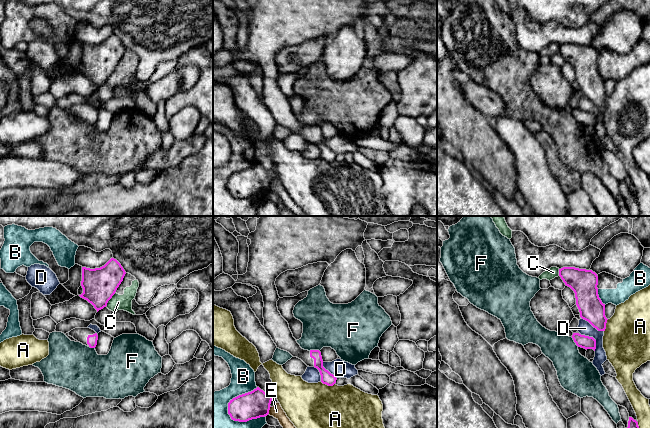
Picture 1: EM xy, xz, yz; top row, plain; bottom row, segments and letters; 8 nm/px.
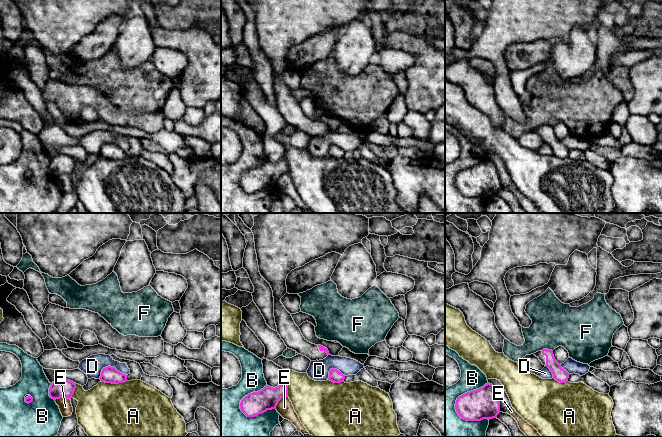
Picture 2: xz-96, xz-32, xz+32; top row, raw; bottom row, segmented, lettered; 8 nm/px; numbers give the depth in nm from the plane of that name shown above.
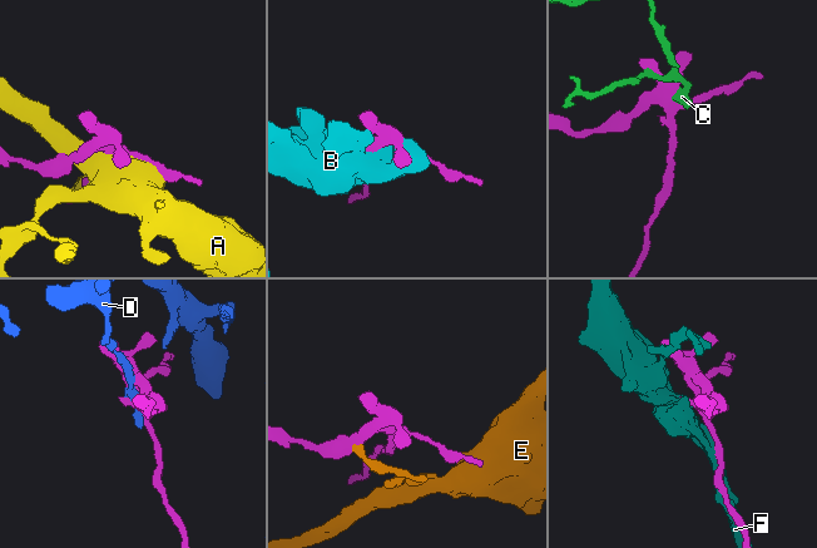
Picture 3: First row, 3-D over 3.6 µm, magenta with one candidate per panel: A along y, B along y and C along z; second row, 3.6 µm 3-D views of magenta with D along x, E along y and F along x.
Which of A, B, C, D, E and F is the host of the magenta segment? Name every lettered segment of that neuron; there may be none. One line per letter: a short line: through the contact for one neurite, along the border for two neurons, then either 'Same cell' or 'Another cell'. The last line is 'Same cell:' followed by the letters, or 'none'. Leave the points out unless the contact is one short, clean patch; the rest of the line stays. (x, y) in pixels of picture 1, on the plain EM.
A: Another cell
B: Another cell
C: Another cell
D: Another cell
E: Line: xz (270, 182), (267, 190). Another cell
F: Another cell
Same cell: none

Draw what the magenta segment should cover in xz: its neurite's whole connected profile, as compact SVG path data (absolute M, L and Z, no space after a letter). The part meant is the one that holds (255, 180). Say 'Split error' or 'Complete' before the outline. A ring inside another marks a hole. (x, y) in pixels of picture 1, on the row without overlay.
Complete. M257 163L251 168L230 176L228 179L228 190L232 196L239 198L265 193L269 190L273 174L277 174L274 166L269 172Z

